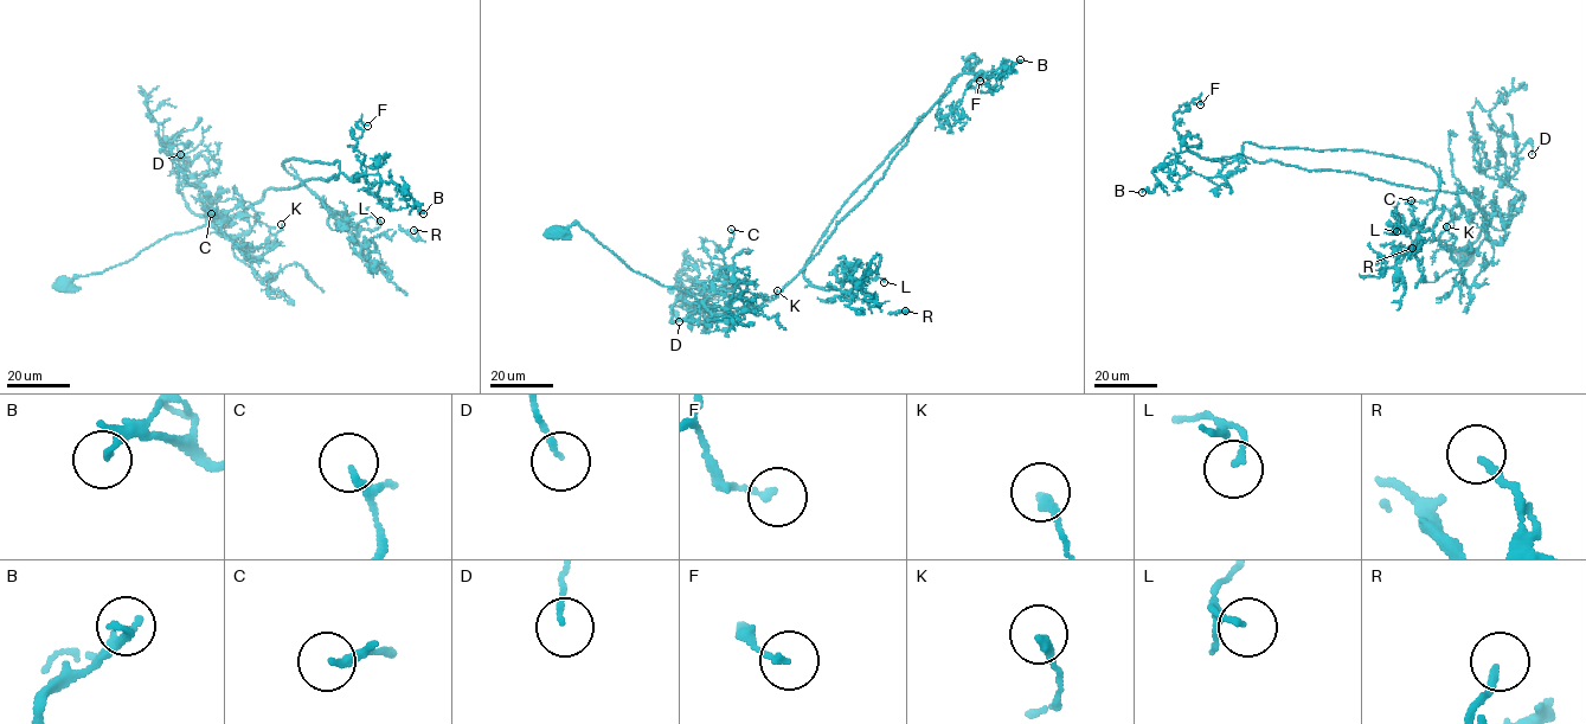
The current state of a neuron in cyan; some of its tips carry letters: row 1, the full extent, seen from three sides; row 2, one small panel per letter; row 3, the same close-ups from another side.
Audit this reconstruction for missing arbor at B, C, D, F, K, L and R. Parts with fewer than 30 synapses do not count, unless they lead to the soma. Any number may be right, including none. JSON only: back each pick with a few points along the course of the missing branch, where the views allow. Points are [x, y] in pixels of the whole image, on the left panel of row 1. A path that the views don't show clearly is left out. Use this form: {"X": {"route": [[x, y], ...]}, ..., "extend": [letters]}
{"extend": []}

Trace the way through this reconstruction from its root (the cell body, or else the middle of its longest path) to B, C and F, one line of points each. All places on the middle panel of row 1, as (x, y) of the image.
B: (554, 230), (578, 224), (699, 302), (759, 306), (949, 83), (1020, 59)
C: (554, 230), (578, 224), (634, 271), (702, 303), (725, 271), (731, 229)
F: (554, 230), (578, 224), (634, 271), (699, 302), (759, 306), (883, 177), (974, 53), (980, 81)

